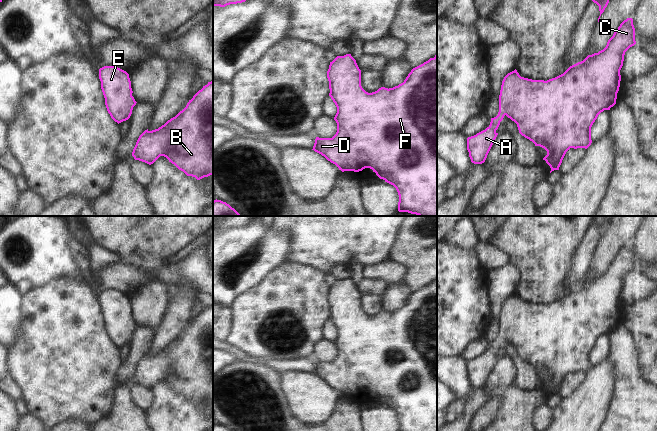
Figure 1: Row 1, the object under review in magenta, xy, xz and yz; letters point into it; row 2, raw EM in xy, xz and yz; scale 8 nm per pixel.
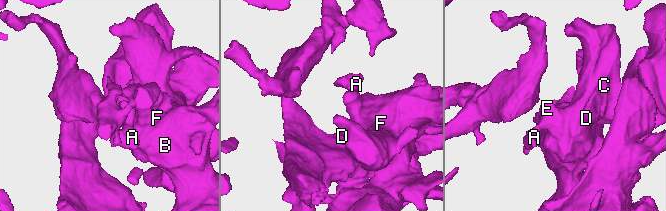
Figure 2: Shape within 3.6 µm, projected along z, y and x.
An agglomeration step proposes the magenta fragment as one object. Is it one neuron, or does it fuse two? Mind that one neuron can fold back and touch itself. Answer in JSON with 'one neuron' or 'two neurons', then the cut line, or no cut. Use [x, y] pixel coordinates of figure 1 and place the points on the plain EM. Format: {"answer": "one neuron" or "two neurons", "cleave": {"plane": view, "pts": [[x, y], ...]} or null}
{"answer": "one neuron", "cleave": null}

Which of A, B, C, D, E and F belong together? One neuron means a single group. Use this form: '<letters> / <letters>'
A B C D E F

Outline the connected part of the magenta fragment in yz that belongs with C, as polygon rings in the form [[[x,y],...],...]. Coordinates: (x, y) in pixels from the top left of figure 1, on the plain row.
[[[627,242],[620,248],[603,274],[588,279],[583,285],[570,290],[563,298],[555,302],[547,305],[532,304],[521,301],[516,293],[508,297],[504,301],[501,309],[498,339],[491,342],[490,349],[485,354],[467,362],[467,374],[471,386],[474,388],[482,388],[485,386],[498,359],[496,354],[506,339],[517,348],[519,357],[522,360],[532,365],[535,370],[540,370],[547,375],[547,379],[543,384],[550,390],[550,397],[554,394],[559,394],[562,384],[570,372],[587,373],[591,369],[591,351],[593,347],[601,336],[610,334],[610,332],[616,328],[621,305],[620,294],[623,290],[624,279],[625,276],[635,268],[633,243]]]

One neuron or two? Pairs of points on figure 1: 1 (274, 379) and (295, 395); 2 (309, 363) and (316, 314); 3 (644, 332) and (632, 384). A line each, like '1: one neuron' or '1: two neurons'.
1: two neurons
2: two neurons
3: two neurons

